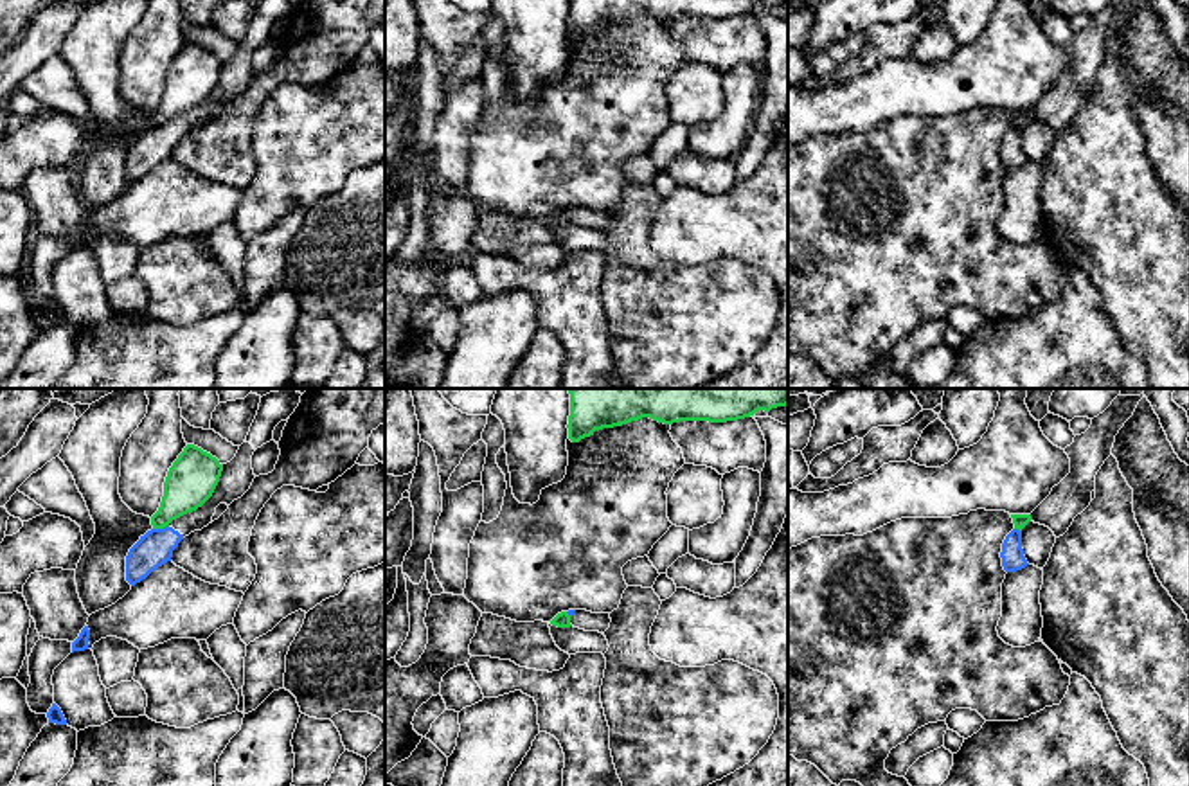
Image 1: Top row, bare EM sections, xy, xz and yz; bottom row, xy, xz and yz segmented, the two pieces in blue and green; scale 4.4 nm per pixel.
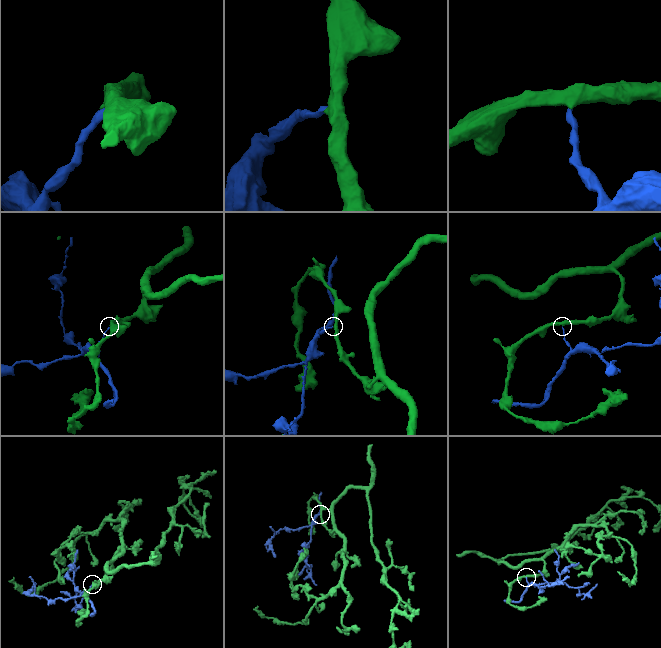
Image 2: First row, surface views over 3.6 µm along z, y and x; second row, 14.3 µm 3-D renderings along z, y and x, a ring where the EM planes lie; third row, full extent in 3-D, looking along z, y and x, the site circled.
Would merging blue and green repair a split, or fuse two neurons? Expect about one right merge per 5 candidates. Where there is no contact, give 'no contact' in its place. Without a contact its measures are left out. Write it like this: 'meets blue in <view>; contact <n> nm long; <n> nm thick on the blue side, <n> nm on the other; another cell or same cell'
meets blue in xy; contact 80 nm long; 160 nm thick on the blue side, 220 nm on the other; another cell

